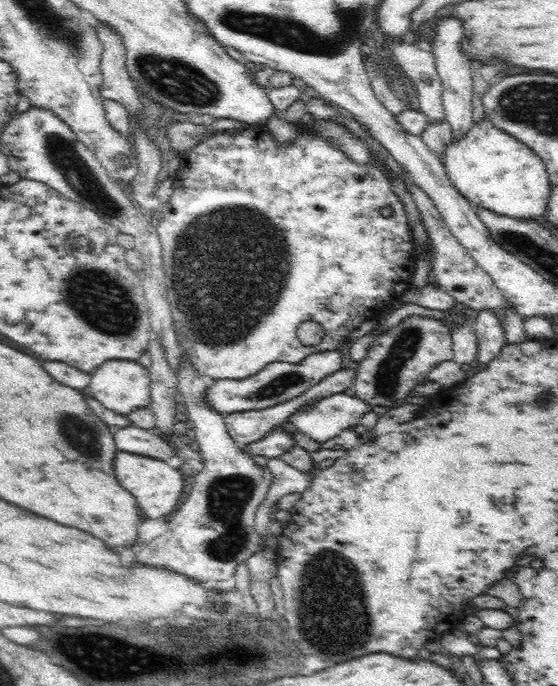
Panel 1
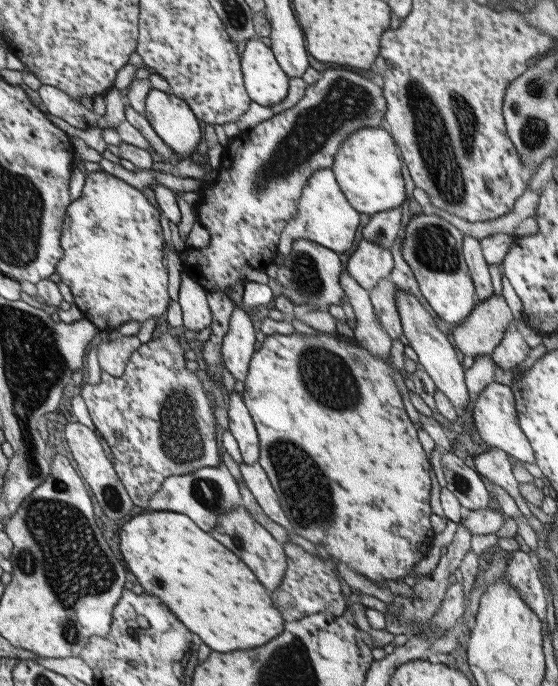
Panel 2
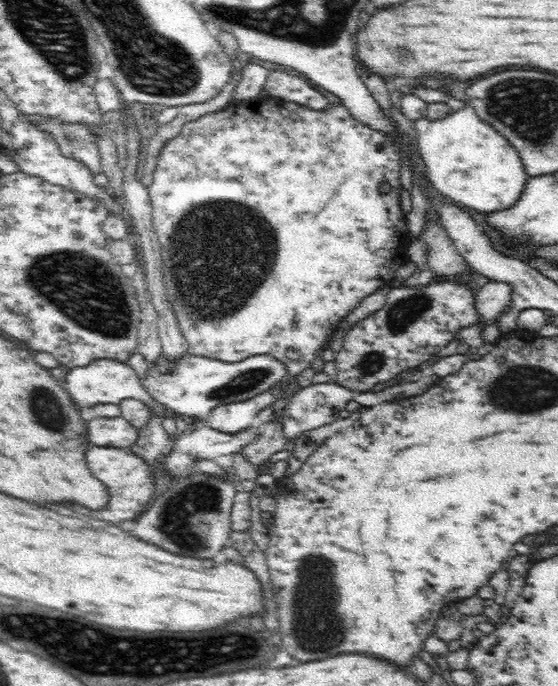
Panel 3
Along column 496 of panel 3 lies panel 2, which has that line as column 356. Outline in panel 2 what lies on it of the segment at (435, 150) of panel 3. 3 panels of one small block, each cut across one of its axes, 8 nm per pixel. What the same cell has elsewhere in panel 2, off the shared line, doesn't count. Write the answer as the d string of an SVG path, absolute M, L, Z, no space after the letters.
M382 126L361 128L348 136L348 139L341 143L331 169L335 172L347 199L356 210L363 212L367 217L398 208L406 198L402 162L392 136L386 130L382 130Z

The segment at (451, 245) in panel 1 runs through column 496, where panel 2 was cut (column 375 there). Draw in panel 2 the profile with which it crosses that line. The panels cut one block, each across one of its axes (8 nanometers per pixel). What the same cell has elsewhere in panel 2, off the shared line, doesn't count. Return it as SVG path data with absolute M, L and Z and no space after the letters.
M383 278L372 290L369 291L371 304L374 313L380 321L380 325L384 327L384 331L396 341L403 335L401 319L396 305L396 293L398 287L392 279Z

